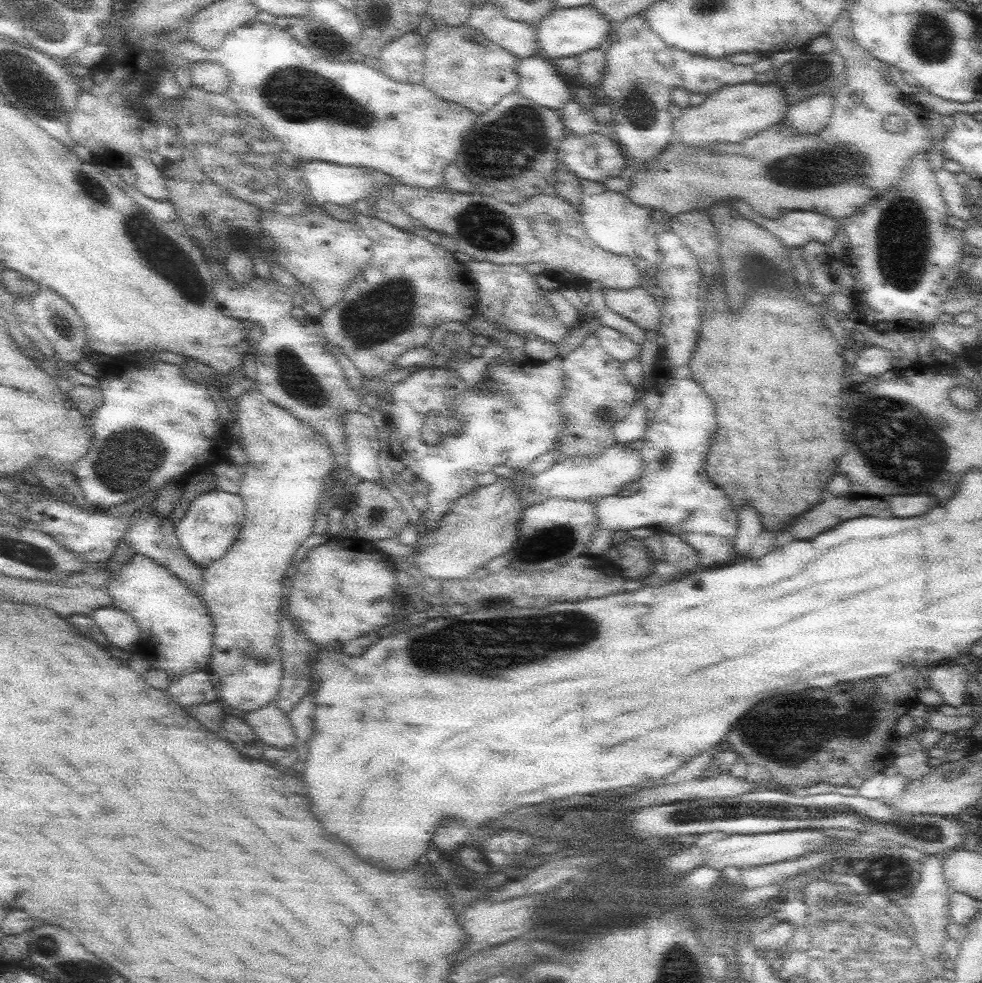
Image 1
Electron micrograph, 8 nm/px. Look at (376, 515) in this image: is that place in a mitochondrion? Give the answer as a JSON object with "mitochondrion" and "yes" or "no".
{"mitochondrion":"yes"}

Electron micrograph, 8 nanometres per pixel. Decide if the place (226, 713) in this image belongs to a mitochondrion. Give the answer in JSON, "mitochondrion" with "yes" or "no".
{"mitochondrion":"no"}

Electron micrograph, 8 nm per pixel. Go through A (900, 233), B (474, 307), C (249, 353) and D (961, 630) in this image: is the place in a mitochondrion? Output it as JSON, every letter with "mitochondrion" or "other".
{"A":"mitochondrion","B":"other","C":"other","D":"other"}

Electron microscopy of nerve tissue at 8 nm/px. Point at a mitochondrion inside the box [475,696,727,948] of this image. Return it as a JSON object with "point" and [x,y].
{"point":[686,815]}

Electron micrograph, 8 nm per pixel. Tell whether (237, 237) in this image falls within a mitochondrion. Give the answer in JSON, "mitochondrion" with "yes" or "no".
{"mitochondrion":"yes"}

